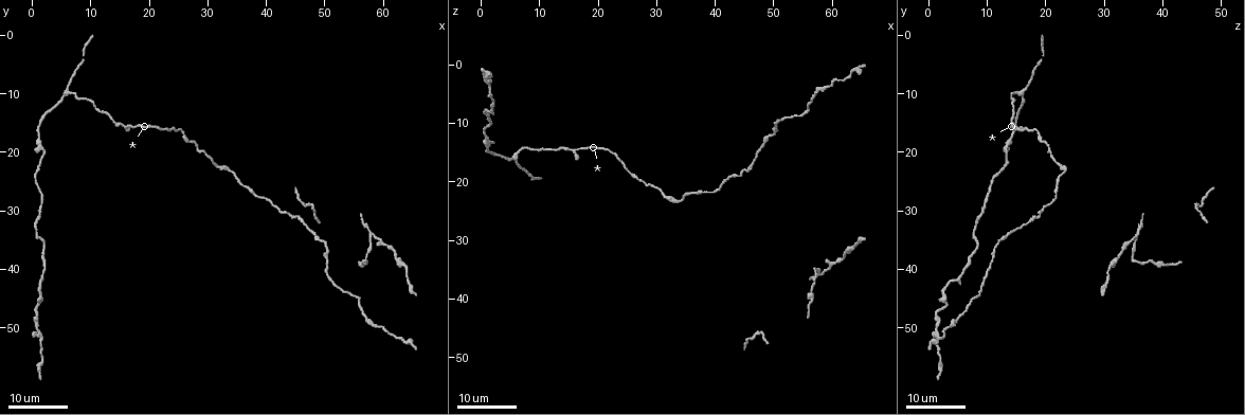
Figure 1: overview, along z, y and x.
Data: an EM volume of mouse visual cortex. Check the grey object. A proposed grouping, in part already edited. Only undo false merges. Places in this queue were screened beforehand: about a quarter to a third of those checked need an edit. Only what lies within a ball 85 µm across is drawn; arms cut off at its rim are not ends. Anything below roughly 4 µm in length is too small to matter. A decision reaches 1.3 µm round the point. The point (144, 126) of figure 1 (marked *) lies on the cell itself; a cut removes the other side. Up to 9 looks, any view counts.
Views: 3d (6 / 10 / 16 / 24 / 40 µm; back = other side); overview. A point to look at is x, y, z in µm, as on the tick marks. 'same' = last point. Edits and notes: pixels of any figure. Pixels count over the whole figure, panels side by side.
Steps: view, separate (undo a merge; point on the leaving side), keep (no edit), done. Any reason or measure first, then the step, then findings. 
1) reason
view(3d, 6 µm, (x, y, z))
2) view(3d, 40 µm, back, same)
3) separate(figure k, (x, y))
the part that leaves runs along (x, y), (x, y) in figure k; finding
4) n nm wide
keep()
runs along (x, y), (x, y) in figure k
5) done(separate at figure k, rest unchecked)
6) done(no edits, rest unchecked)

two arms in line, one across
view(3d, 24 µm, (16.0, 16.0, 15.0))

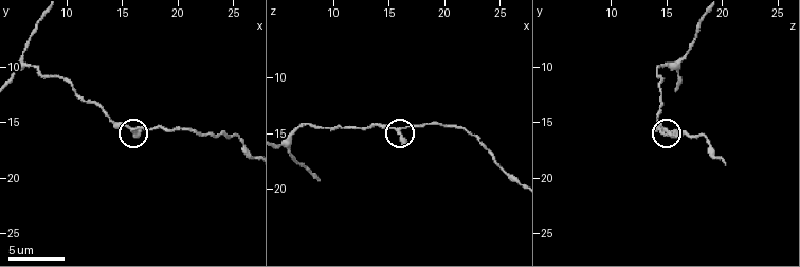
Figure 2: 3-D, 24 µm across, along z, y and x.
view(3d, 6 µm, (16.0, 15.6, 14.6))

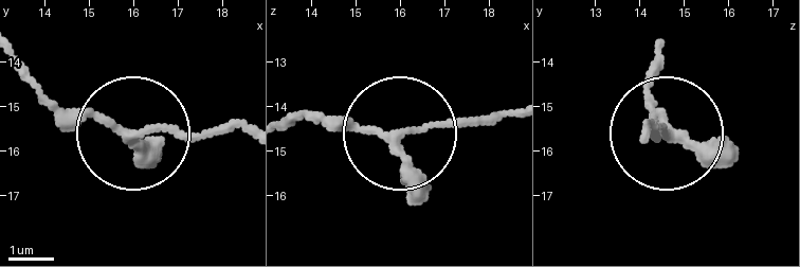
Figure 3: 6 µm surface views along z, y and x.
3 arms
keep()
one cell here

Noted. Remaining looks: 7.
small branch off a trunk
view(3d, 16 µm, (1.5, 19.5, 13.0))

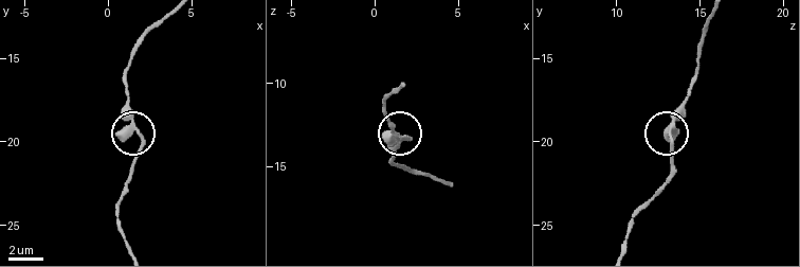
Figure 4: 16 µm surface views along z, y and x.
zoom in
view(3d, 10 µm, (1.7, 19.3, 13.2))

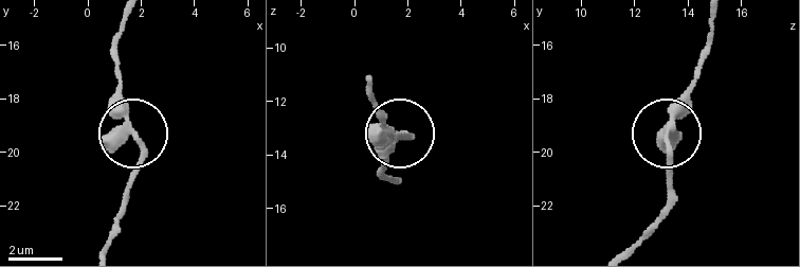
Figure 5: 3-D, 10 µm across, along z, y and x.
keep()
runs along (126, 21), (114, 61), (122, 110), (142, 158), (128, 203) in figure 5; one cell here

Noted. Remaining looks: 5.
calibre changes
view(3d, 24 µm, (1.0, 32.0, 8.0))

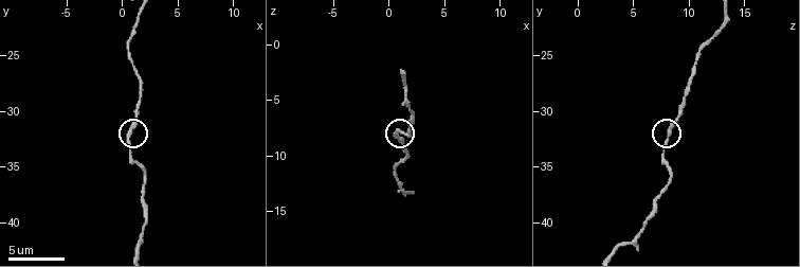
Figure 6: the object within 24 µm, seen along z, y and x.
view(3d, 6 µm, (0.6, 32.2, 8.0))

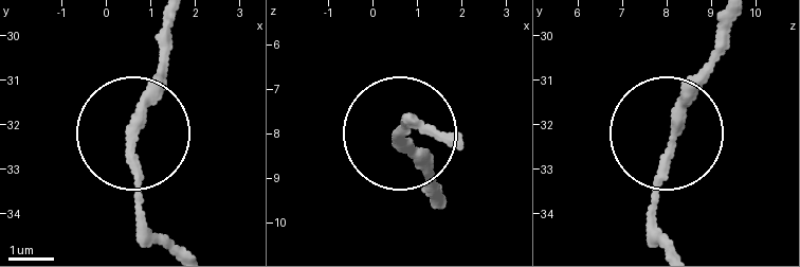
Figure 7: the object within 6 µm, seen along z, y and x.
view(3d, 6 µm, back, (0.65, 32.10, 8.25))

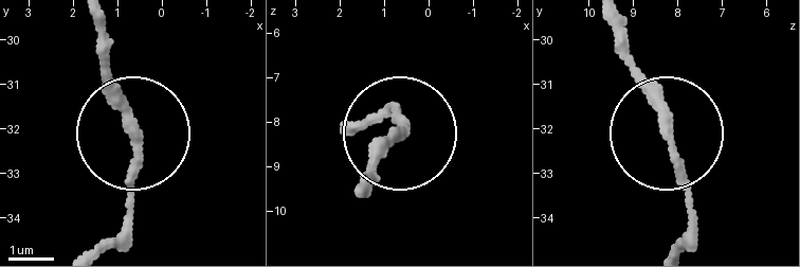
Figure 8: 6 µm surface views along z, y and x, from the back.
keep()
runs along (101, 27), (139, 163), (128, 243) in figure 8; one cell here

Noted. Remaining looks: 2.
view(3d, 6 µm, (5.4, 10.0, 16.0))

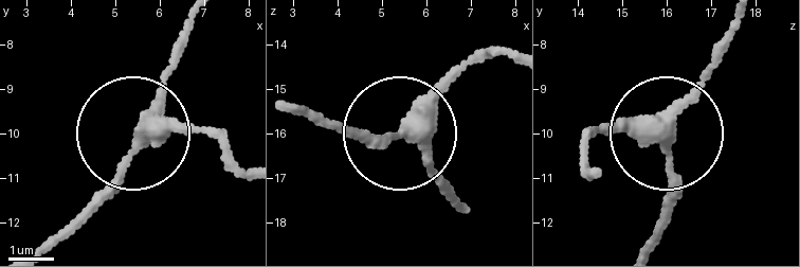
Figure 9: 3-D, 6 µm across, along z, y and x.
side arm 12 µm
keep()
runs along (512, 55), (478, 55), (410, 116), (406, 135), (440, 192) in figure 9; one cell here

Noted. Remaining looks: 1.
done(no edits, rest unchecked)

